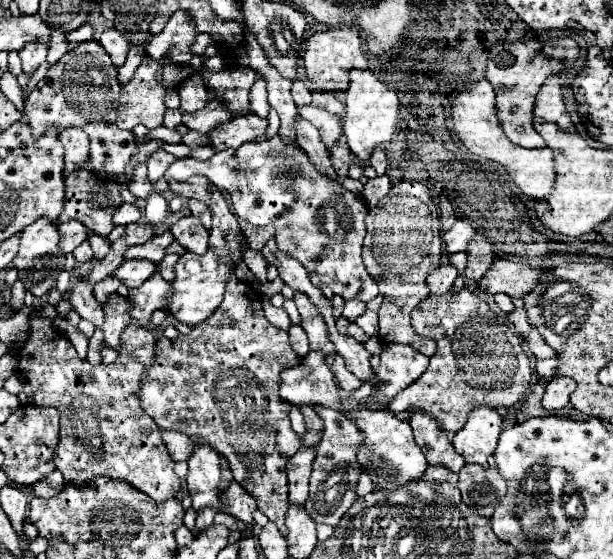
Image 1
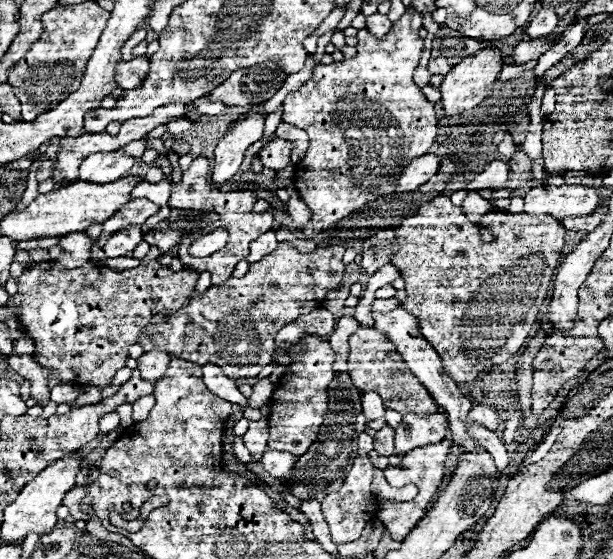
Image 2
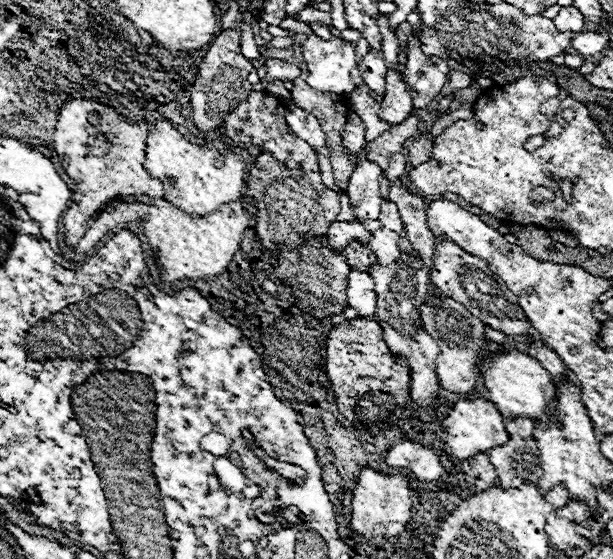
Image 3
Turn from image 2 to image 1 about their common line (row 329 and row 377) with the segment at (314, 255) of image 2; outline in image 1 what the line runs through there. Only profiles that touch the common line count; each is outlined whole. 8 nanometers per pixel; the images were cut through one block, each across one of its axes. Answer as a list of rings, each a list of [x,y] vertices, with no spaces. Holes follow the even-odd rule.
[[[232,276],[226,286],[226,296],[210,320],[196,324],[186,336],[178,336],[176,340],[160,338],[156,342],[154,364],[142,378],[142,408],[146,414],[150,414],[160,428],[202,438],[218,454],[226,456],[234,480],[258,500],[258,508],[280,528],[284,528],[282,524],[288,508],[286,460],[302,448],[302,440],[294,434],[294,430],[290,430],[288,414],[292,404],[280,398],[278,388],[282,370],[298,364],[300,358],[294,354],[288,334],[266,320],[258,292]]]

